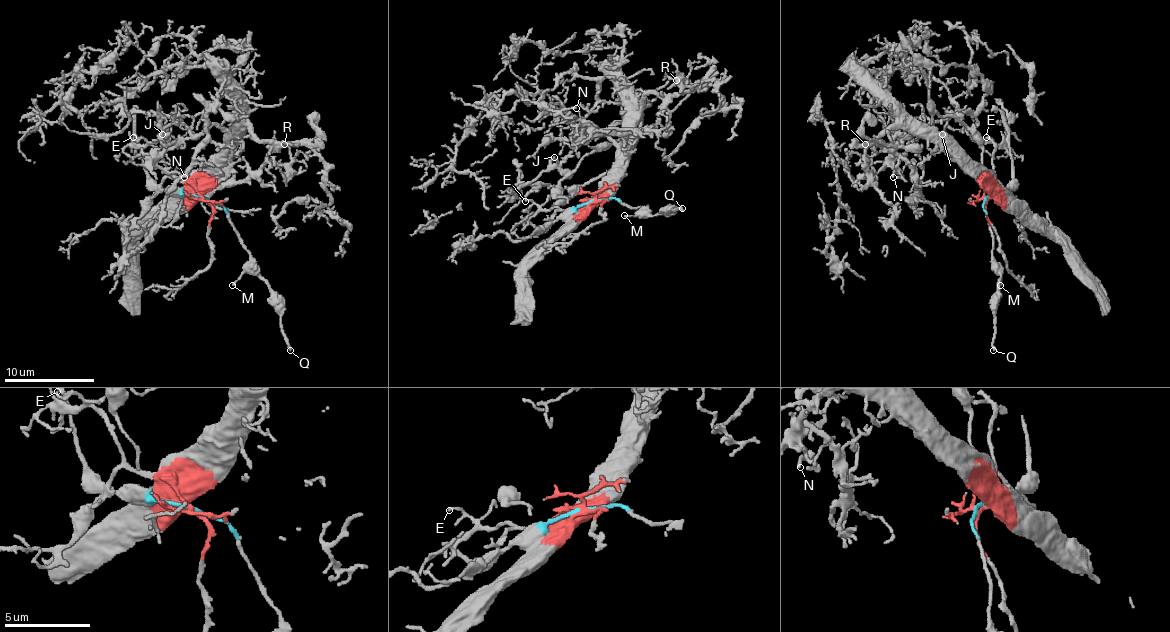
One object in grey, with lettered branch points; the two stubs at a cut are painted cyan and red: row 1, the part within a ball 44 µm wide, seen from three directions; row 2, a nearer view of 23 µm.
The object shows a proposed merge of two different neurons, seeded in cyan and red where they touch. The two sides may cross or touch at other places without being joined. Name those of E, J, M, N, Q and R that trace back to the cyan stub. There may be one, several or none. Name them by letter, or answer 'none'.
M, Q

